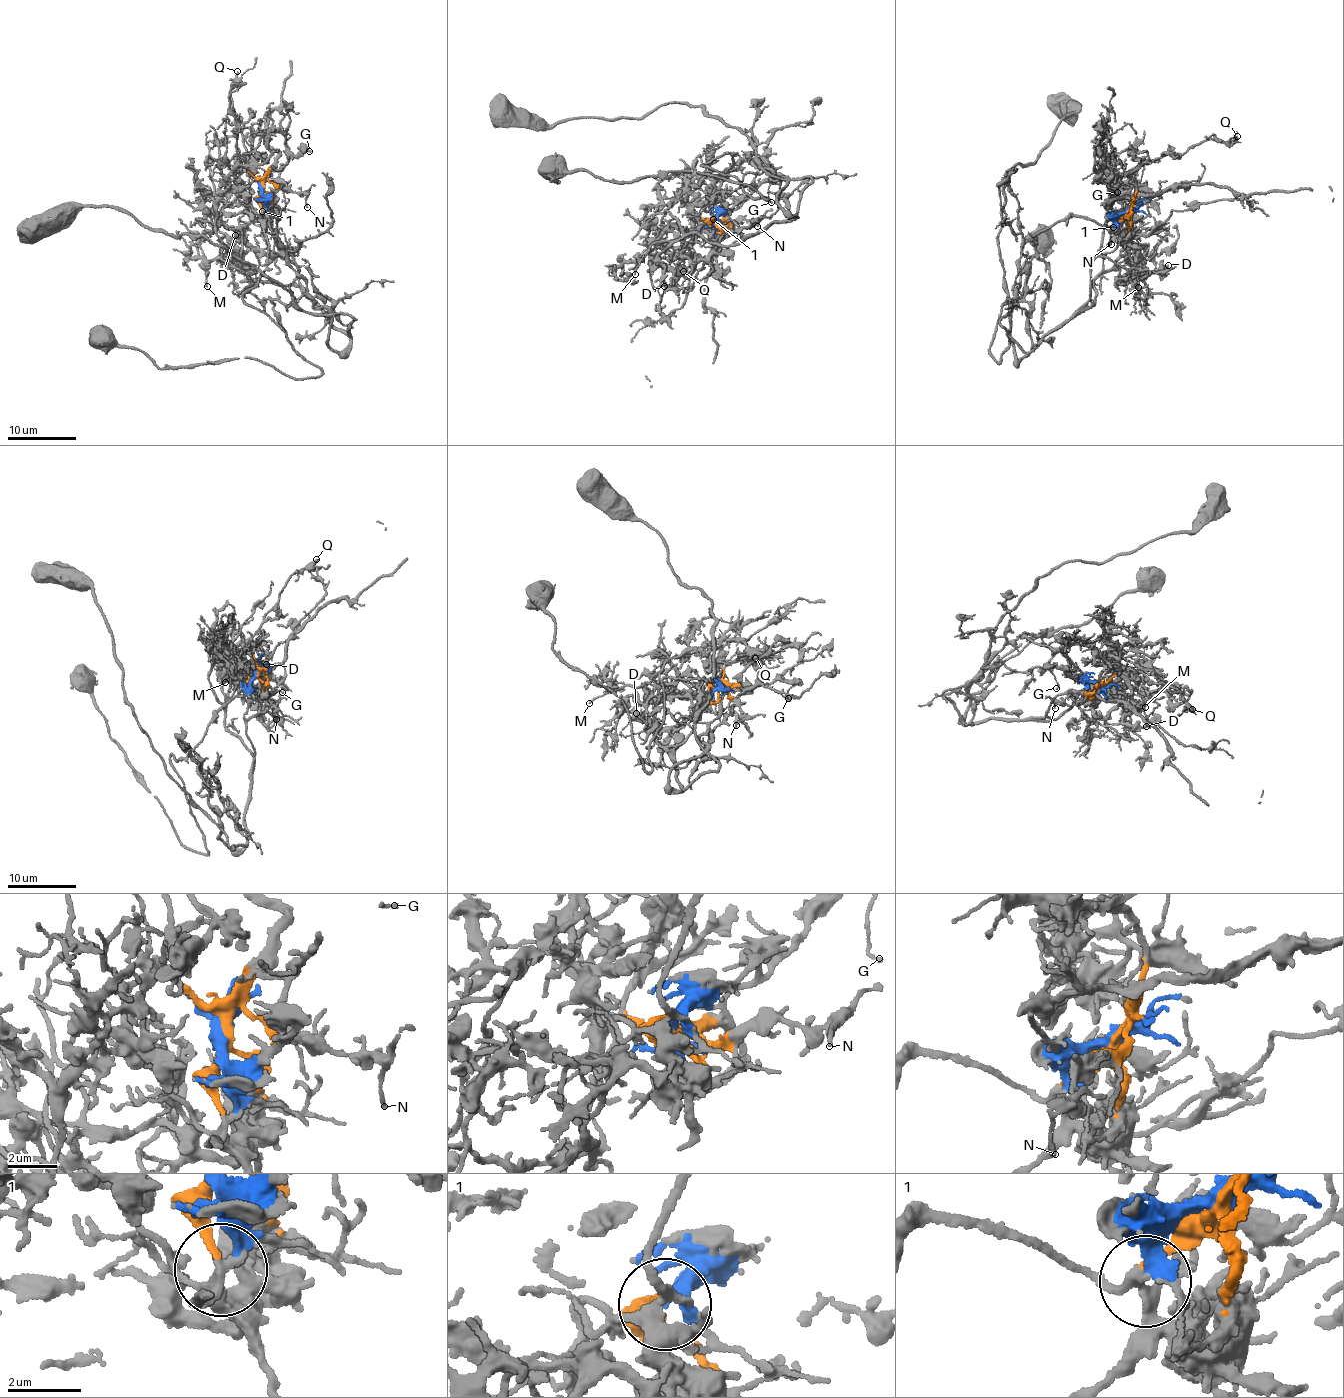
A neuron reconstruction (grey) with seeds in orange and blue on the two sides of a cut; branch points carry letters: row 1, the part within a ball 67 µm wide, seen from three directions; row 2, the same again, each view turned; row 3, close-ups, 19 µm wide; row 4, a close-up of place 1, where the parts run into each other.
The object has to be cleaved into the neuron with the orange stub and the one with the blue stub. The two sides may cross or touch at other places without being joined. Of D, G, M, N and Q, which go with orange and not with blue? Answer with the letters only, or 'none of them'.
G, N, Q

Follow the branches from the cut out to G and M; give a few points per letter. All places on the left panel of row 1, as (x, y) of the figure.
G: (261, 187), (263, 177), (271, 169), (282, 169), (287, 158), (301, 150), (310, 151)
M: (261, 187), (262, 216), (277, 239), (273, 251), (238, 251), (223, 258), (231, 264), (208, 262), (207, 287)

